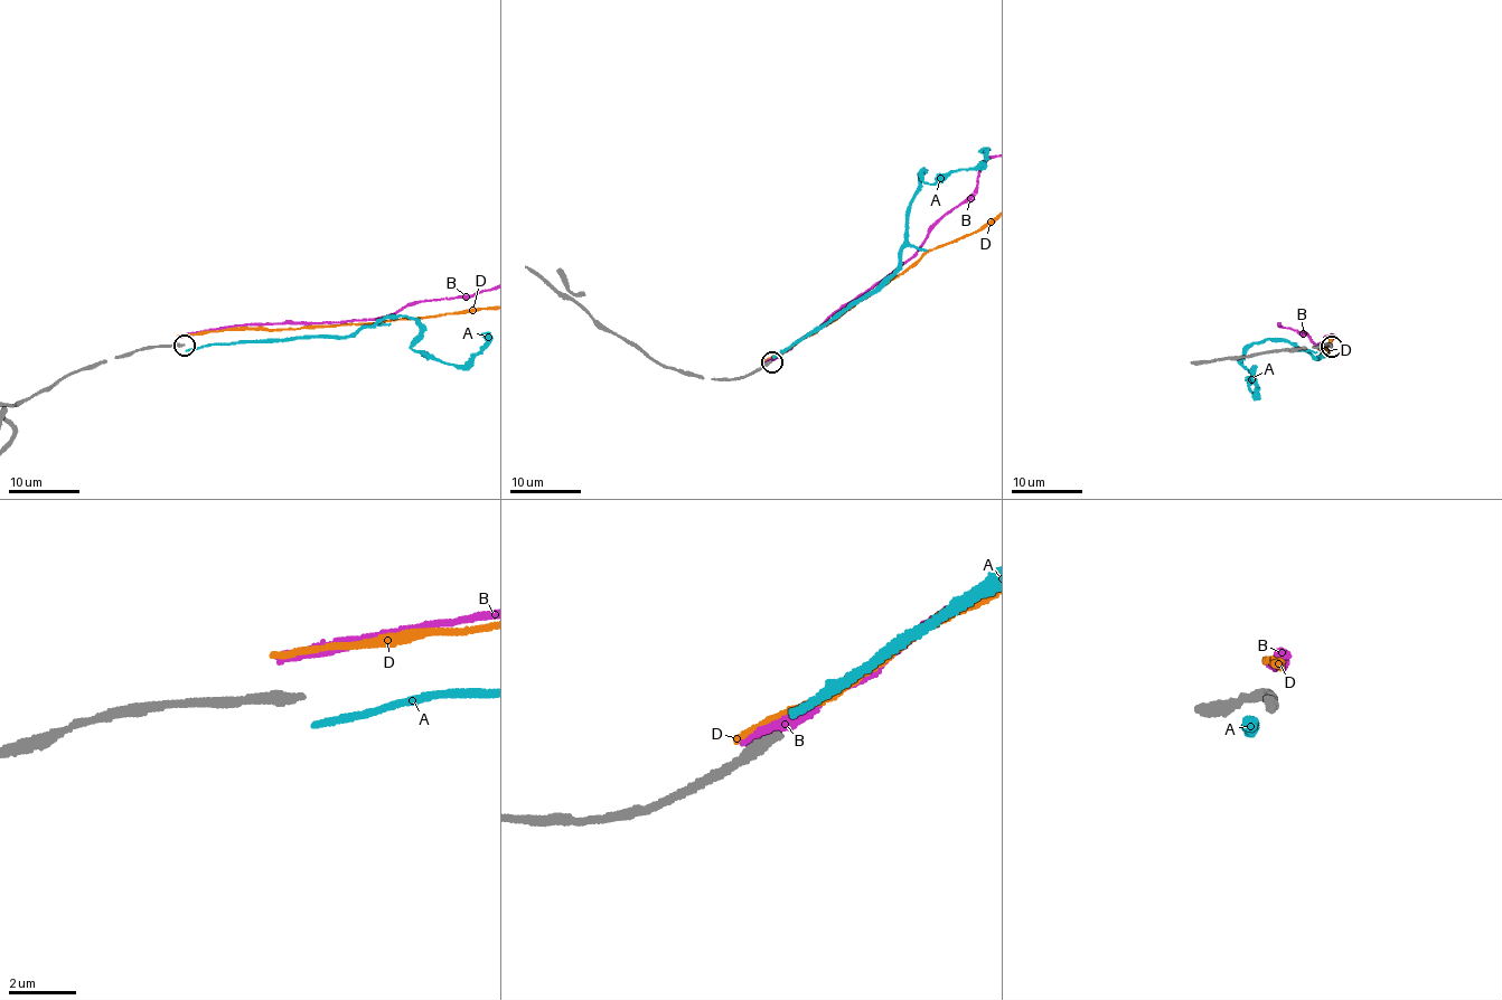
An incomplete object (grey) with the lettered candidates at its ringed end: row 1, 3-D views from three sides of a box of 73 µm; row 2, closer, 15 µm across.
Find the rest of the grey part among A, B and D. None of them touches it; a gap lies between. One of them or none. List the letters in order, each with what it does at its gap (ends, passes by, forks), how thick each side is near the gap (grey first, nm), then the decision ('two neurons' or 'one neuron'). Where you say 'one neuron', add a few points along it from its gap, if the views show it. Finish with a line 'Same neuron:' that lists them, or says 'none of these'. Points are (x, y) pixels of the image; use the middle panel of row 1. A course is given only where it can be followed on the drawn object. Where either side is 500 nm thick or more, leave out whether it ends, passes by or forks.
A: it ends; calibres 260 and 220 nm; two neurons
B: it ends; calibres 260 and 420 nm; two neurons
D: it ends; calibres 260 and 240 nm; two neurons
Same neuron: none of these

